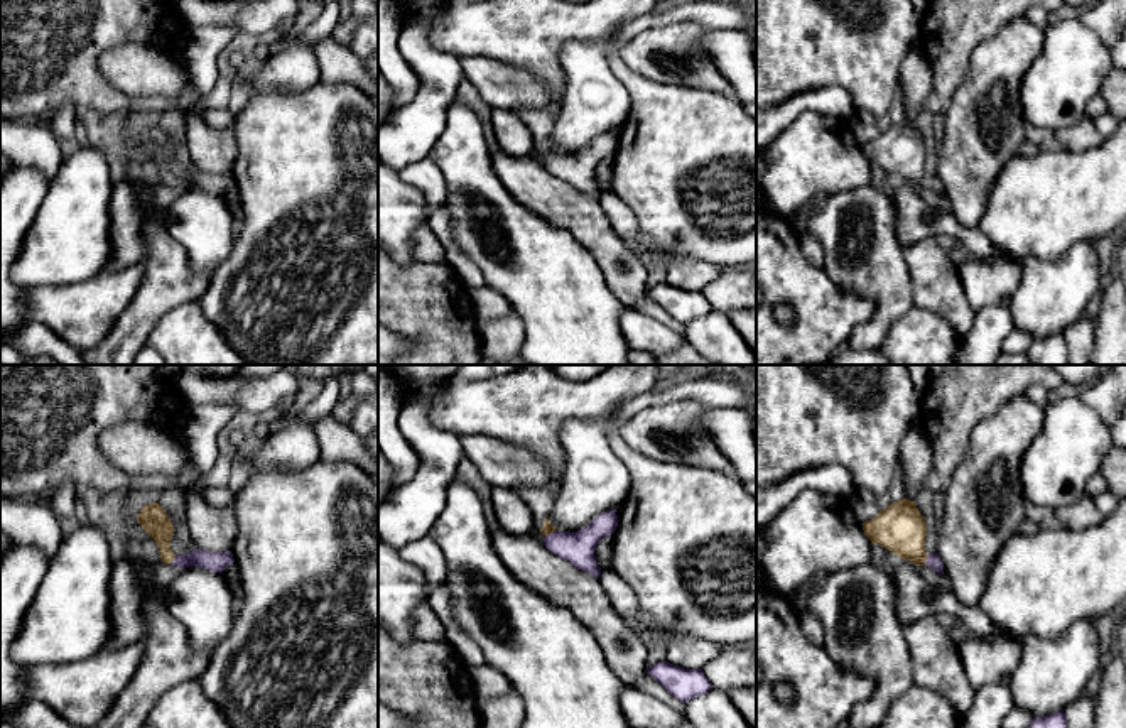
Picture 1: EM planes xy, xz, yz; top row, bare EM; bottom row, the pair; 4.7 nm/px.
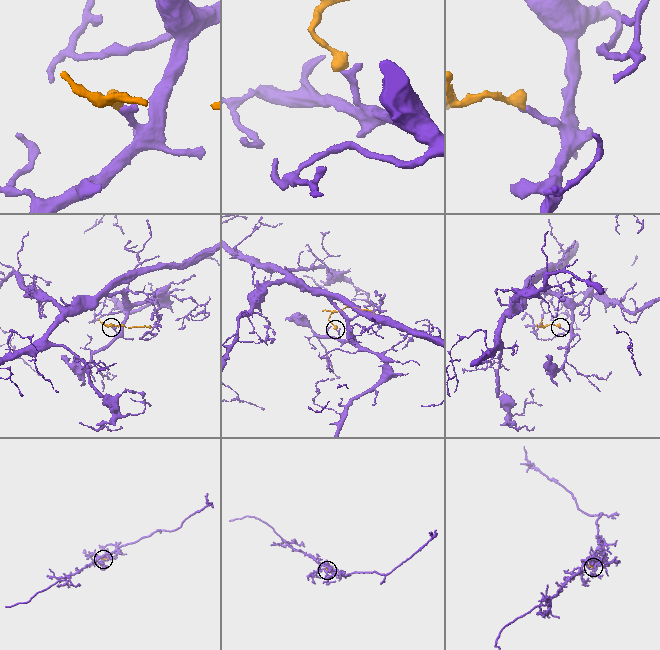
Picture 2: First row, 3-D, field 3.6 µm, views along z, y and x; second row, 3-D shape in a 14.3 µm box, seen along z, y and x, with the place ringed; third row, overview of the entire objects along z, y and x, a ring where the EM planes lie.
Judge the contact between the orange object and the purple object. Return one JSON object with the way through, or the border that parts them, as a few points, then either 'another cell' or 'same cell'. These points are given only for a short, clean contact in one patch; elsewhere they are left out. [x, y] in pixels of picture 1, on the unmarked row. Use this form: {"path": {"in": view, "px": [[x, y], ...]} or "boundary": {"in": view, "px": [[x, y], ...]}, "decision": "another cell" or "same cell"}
{"path": {"in": "yz", "px": [[900, 151], [925, 181], [932, 183]]}, "decision": "same cell"}

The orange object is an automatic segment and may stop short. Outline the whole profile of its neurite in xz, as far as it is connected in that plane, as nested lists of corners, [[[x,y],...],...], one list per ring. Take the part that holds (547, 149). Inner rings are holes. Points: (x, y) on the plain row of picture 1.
[[[608,132],[577,154],[557,154],[549,140],[545,140],[540,154],[545,157],[544,167],[555,177],[598,199],[601,189],[594,179],[596,167],[603,159],[614,155],[616,149],[618,137],[614,132]]]

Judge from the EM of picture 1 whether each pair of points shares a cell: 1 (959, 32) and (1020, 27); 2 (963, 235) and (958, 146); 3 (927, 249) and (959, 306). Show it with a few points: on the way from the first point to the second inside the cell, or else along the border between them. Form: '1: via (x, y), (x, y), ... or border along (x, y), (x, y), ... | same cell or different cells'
1: border along (1015, 17), (986, 38), (971, 56) | different cells
2: border along (949, 211), (964, 227), (976, 228) | different cells
3: via (927, 262), (936, 282), (946, 293) | same cell

